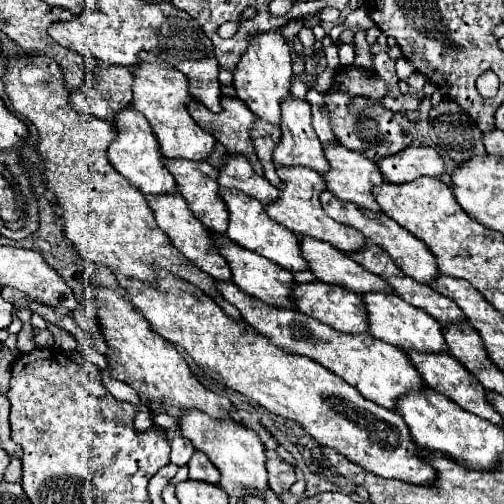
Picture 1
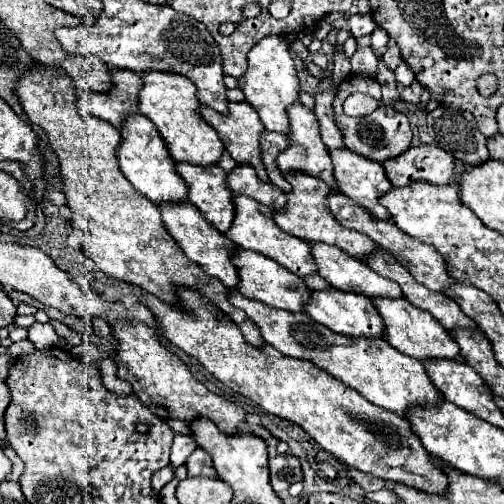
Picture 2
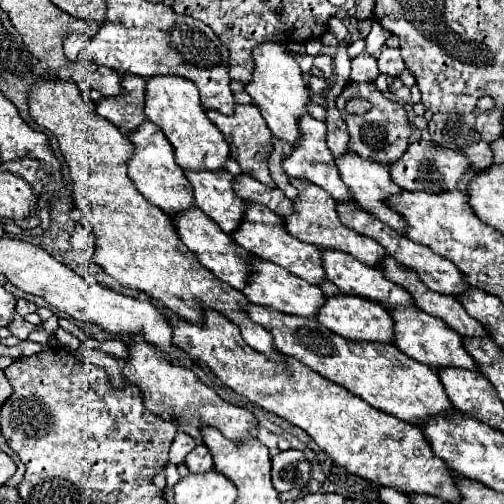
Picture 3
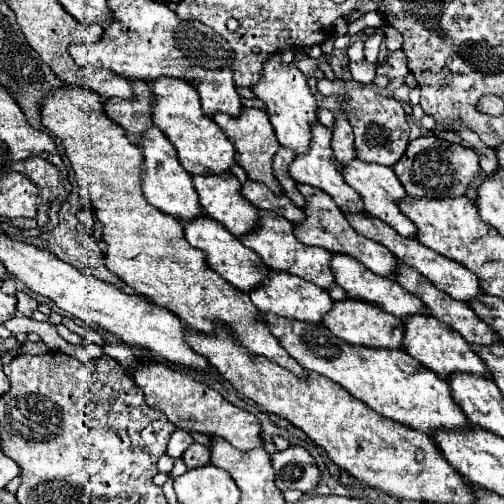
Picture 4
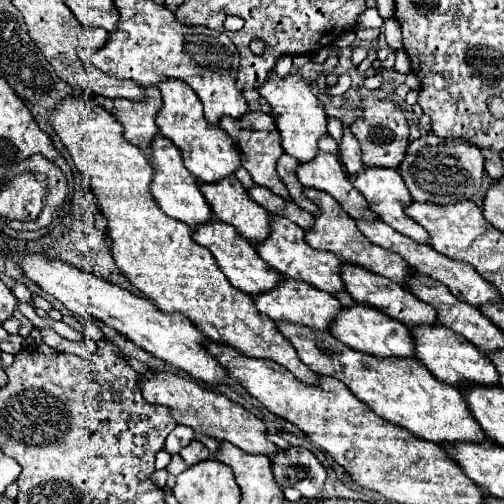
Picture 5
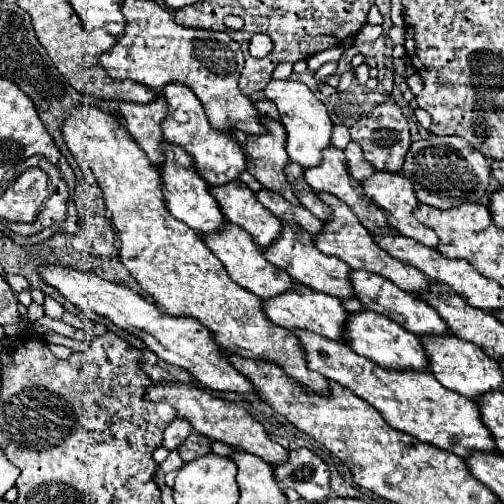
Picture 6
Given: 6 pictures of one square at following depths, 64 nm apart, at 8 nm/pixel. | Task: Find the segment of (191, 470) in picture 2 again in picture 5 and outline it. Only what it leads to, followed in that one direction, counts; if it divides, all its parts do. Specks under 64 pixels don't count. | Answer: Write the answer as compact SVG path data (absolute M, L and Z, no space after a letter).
M192 440L186 448L182 448L182 450L180 450L180 456L182 456L182 460L184 460L188 466L194 466L194 464L200 462L200 460L210 460L208 448L206 448L202 442L198 442L198 440Z

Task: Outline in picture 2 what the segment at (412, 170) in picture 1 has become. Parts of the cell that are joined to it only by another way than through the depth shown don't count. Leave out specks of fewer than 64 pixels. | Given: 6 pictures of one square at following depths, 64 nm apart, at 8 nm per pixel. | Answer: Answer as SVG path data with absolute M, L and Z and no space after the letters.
M428 144L408 148L404 154L386 160L382 166L394 186L410 186L416 180L440 186L448 184L454 176L452 154Z

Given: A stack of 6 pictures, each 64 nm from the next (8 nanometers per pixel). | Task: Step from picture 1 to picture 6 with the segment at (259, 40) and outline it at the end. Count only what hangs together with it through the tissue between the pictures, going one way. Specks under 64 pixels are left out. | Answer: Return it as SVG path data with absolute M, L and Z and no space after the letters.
M270 80L264 88L264 94L270 102L276 104L280 112L280 122L286 130L286 152L290 160L298 162L302 168L320 164L322 150L330 146L332 136L332 120L326 112L326 106L300 80Z

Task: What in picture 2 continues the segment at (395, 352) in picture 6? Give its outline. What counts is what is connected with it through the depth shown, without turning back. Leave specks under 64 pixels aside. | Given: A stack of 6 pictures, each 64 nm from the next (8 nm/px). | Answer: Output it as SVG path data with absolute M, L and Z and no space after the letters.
M328 286L324 290L312 290L312 304L308 300L306 314L310 314L316 322L324 324L326 328L330 328L338 334L344 334L344 336L352 336L352 338L358 338L358 336L380 338L382 330L384 330L382 318L376 312L370 298L366 298L362 294L354 294L354 292L342 292L332 286Z

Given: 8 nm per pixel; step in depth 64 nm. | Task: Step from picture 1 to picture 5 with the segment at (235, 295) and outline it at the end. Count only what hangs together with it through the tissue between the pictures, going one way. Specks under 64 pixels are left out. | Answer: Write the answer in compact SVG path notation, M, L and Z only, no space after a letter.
M276 324L276 328L294 346L298 358L312 372L340 380L378 416L406 428L414 436L436 444L456 440L482 442L486 438L480 424L476 424L474 416L468 412L462 394L450 384L440 384L440 380L436 380L436 376L432 376L432 372L428 372L428 368L418 360L376 360L374 356L348 348L330 332L296 328L296 324Z

